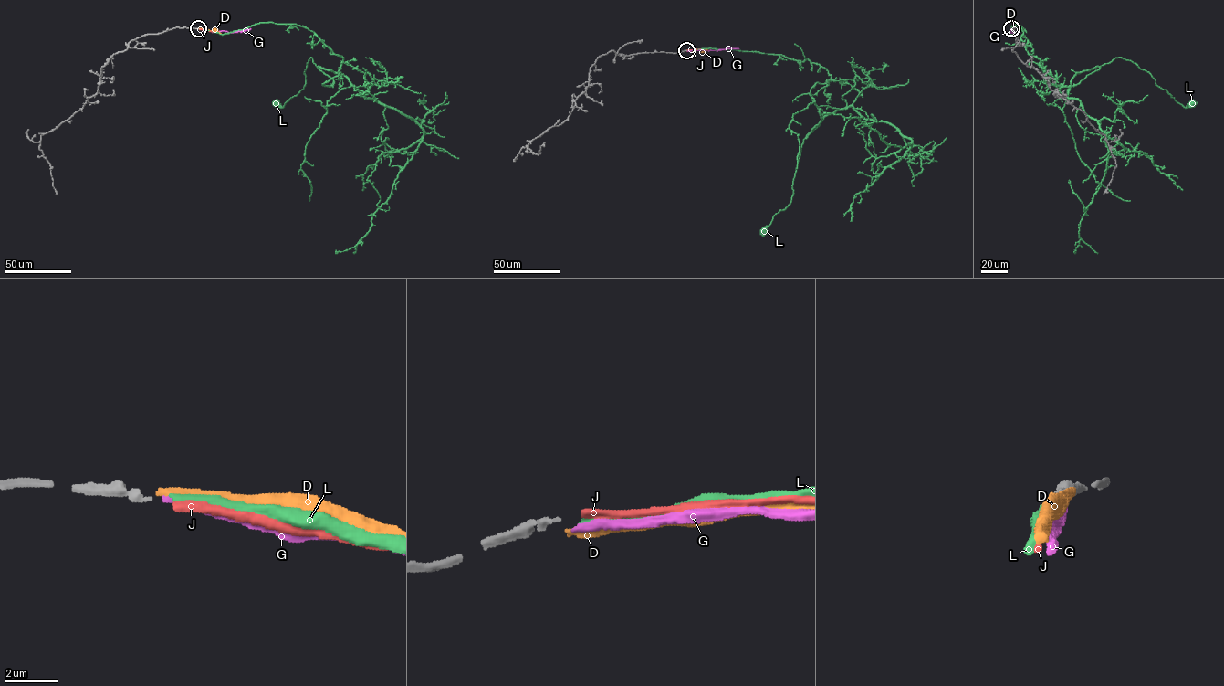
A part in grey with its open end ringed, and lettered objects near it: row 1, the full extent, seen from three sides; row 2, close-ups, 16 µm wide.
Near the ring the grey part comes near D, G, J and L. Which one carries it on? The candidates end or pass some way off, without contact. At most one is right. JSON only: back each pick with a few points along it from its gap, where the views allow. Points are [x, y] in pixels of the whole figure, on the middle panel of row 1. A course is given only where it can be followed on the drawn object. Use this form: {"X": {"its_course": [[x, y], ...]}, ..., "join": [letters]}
{"L": {"its_course": [[687, 50], [783, 55], [818, 64], [831, 76], [810, 89], [821, 120], [802, 143], [790, 202], [764, 230]]}, "join": ["L"]}

